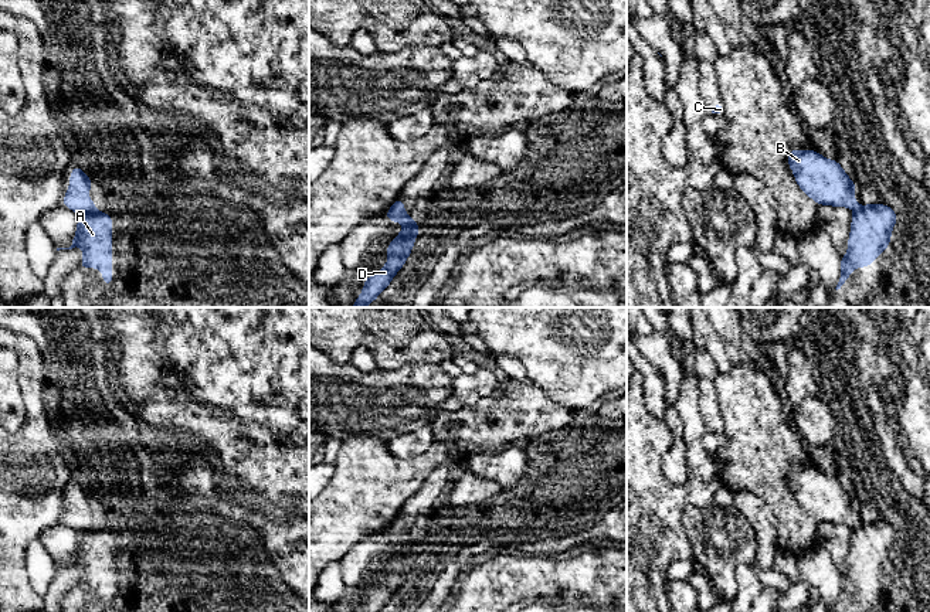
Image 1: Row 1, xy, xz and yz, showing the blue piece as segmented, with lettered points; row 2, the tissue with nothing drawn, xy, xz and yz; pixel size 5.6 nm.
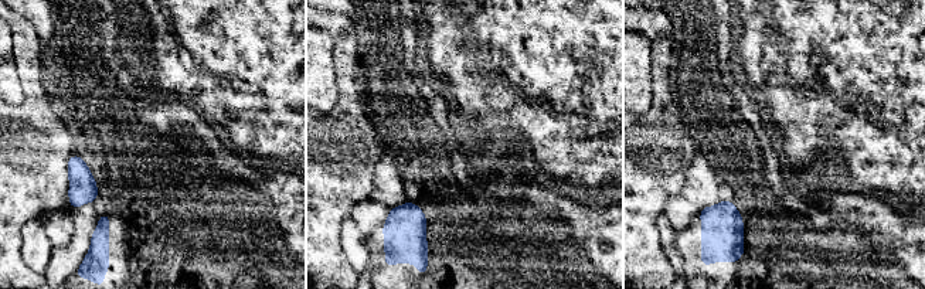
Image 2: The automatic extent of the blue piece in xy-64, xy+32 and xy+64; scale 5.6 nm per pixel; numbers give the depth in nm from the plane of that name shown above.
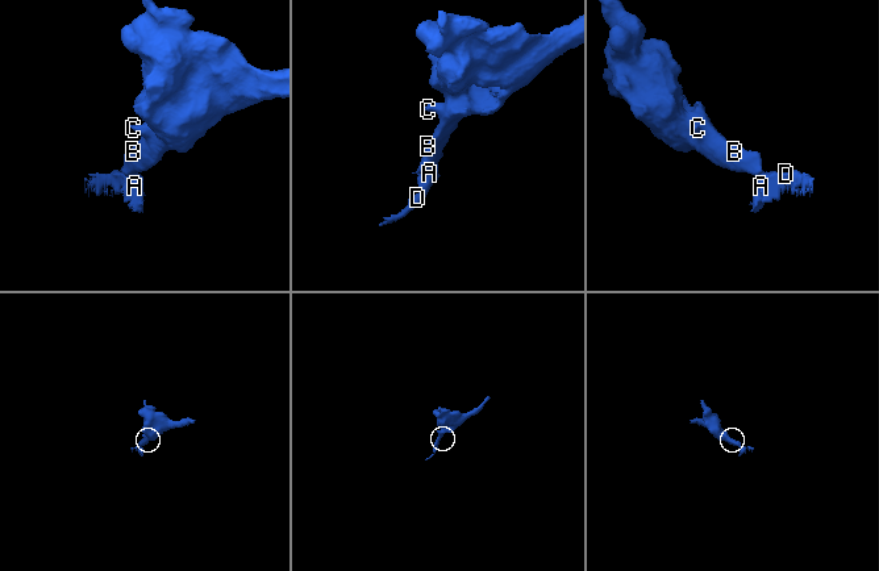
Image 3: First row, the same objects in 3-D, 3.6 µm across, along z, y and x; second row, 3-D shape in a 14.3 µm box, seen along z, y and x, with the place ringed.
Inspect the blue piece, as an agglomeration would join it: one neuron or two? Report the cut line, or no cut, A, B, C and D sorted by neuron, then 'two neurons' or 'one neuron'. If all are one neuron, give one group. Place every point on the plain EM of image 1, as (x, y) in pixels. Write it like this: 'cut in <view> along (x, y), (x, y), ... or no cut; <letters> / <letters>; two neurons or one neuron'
cut in xy along (94, 524), (80, 531); A D / B C; two neurons

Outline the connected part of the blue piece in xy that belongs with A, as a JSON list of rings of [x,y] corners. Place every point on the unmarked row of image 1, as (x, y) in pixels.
[[[95,526],[88,530],[79,531],[77,550],[69,565],[57,565],[60,567],[72,567],[81,564],[84,567],[84,575],[79,579],[78,585],[96,585],[102,588],[102,598],[105,604],[111,604],[112,598],[112,538],[113,536],[109,531],[99,530]]]

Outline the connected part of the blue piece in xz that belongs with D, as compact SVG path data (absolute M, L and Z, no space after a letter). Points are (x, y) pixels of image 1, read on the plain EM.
M413 536L405 540L401 550L386 564L390 581L383 582L377 594L364 595L364 605L360 612L380 612L390 602L410 574L420 545Z

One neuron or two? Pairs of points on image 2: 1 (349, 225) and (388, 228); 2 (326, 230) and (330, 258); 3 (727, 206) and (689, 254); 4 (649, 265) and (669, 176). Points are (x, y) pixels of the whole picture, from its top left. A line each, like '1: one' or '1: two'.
1: two
2: one
3: one
4: one

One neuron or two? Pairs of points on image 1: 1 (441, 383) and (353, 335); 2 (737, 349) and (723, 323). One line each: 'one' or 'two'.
1: two
2: one

